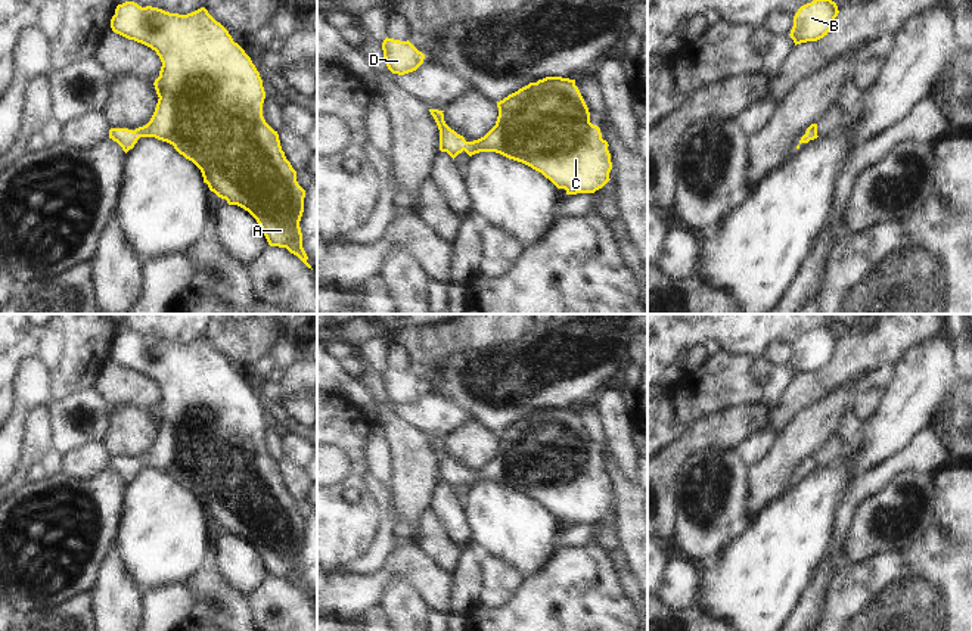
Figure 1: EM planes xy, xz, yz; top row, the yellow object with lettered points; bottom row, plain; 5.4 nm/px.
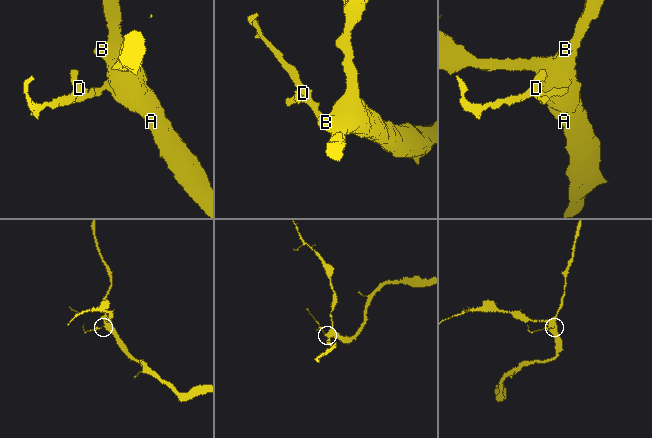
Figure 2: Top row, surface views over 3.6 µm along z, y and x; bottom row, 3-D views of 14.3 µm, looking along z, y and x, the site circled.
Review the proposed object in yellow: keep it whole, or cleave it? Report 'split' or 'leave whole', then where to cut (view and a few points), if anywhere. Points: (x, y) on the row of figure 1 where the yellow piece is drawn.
leave whole; cut none

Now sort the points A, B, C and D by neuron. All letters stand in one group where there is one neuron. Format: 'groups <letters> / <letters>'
groups A B C D

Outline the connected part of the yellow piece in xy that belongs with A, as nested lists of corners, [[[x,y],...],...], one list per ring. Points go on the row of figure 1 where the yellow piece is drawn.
[[[125,1],[117,6],[111,28],[155,50],[162,66],[153,83],[159,99],[150,121],[134,131],[111,128],[109,139],[125,153],[140,137],[173,144],[201,170],[211,192],[257,220],[270,246],[286,248],[311,268],[299,227],[305,190],[298,184],[296,171],[282,150],[277,131],[263,116],[263,80],[245,50],[205,7],[178,15]]]

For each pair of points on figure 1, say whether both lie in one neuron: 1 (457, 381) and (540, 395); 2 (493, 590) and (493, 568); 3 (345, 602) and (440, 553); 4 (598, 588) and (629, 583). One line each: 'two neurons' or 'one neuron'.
1: one neuron
2: one neuron
3: two neurons
4: two neurons

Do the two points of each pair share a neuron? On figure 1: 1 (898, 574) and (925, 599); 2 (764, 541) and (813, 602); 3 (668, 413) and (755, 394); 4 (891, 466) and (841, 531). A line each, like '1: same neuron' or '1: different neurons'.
1: same neuron
2: different neurons
3: same neuron
4: same neuron

